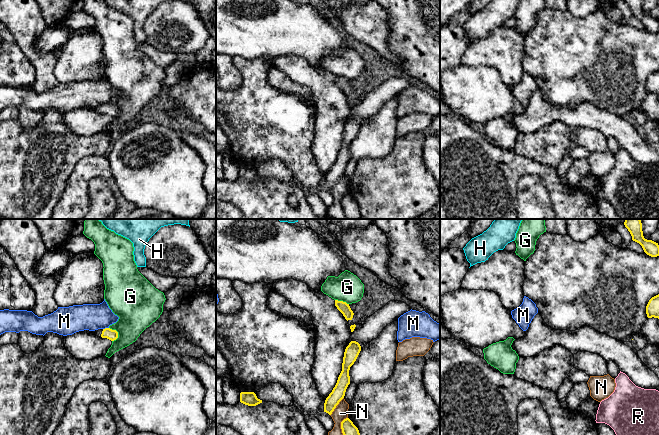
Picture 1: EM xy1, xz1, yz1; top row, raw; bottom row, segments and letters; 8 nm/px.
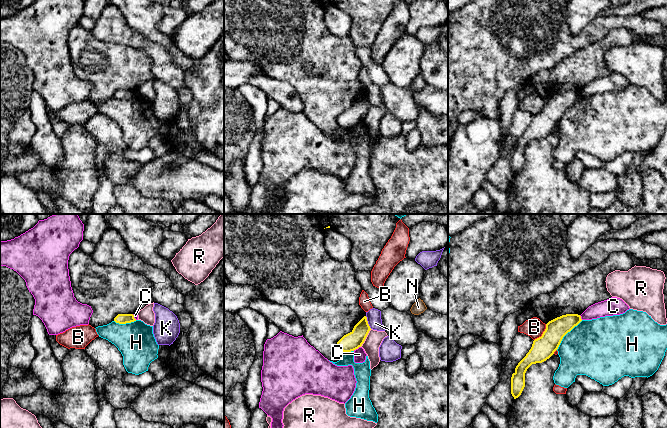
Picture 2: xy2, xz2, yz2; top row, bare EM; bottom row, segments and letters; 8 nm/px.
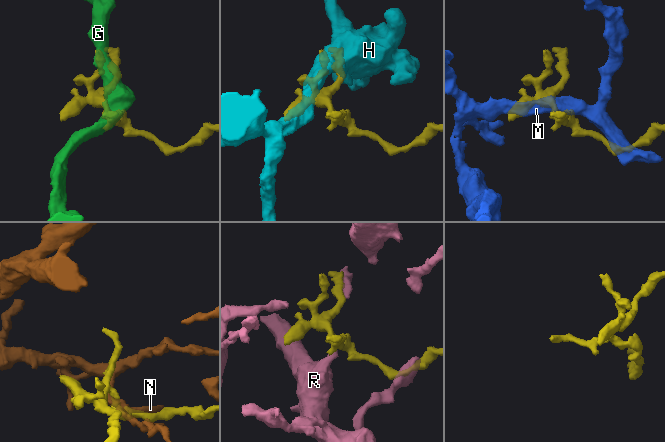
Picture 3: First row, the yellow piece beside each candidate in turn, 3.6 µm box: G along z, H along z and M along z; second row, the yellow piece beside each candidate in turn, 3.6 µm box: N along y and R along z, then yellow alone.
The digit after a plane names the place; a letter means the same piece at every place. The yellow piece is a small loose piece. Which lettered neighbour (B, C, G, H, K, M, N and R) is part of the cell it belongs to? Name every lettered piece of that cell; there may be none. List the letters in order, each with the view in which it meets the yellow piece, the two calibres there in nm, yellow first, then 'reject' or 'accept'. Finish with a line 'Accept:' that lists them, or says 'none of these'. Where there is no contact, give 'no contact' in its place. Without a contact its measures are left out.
B: meets yellow in yz2; 180 nm thick on the yellow side, 160 nm on the other; reject
C: meets yellow in xz2; 140 nm thick on the yellow side, 100 nm on the other; reject
G: meets yellow in xy1; 90 nm thick on the yellow side, 320 nm on the other; reject
H: meets yellow in yz2; 180 nm thick on the yellow side, 460 nm on the other; reject
K: meets yellow in xz2; 140 nm thick on the yellow side, 110 nm on the other; reject
M: meets yellow in xy1; 90 nm thick on the yellow side, 220 nm on the other; reject
N: meets yellow in xz1; 110 nm thick on the yellow side, 120 nm on the other; reject
R: meets yellow in xz2; 140 nm thick on the yellow side, 130 nm on the other; reject
Accept: none of these

